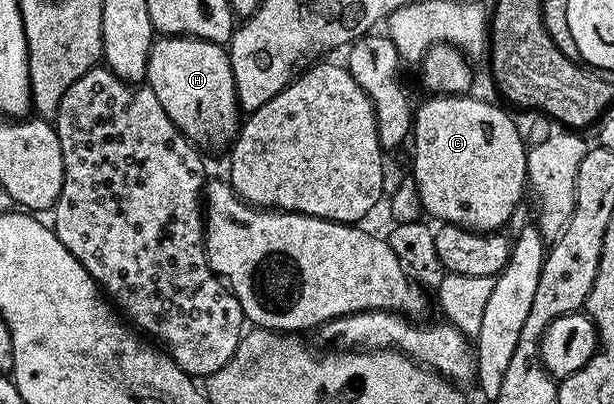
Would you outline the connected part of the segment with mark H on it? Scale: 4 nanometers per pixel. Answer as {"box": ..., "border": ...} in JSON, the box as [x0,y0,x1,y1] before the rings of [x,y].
{"box":[145,36,239,146],"border":[[[158,36],[149,52],[145,75],[149,89],[155,91],[155,99],[167,111],[167,119],[190,141],[198,146],[228,146],[237,136],[239,106],[226,46],[198,37]]]}

